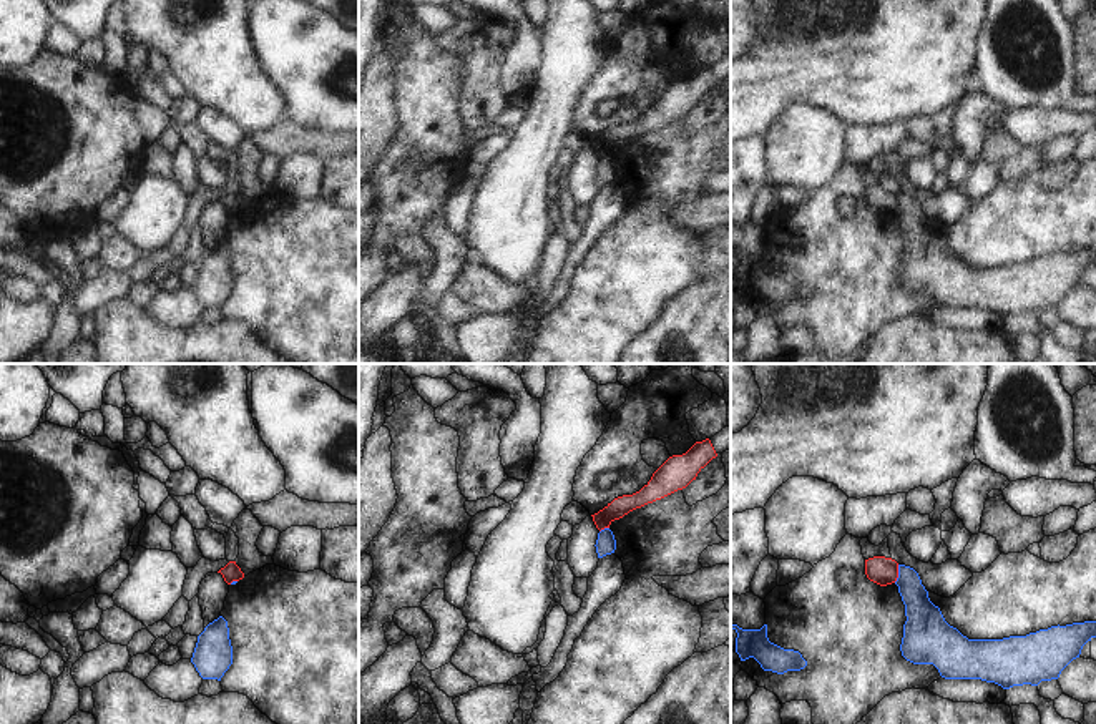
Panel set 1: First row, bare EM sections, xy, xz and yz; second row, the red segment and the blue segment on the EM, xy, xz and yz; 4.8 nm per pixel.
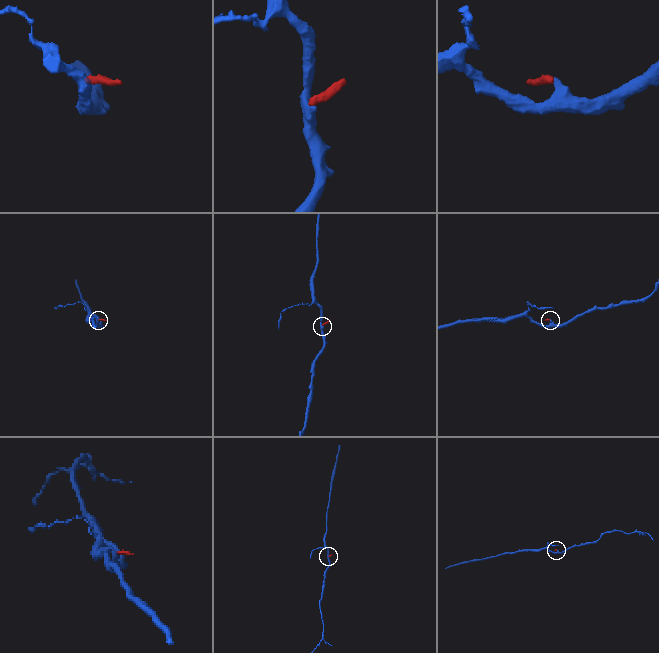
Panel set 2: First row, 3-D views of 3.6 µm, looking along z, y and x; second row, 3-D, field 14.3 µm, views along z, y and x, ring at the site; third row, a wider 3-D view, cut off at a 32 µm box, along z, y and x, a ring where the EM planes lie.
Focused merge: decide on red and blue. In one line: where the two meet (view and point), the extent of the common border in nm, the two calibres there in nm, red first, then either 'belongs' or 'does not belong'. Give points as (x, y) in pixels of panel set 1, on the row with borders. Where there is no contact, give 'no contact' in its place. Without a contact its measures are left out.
contact yz (897, 573); length 90 nm; calibres 140 and 160 nm; does not belong

